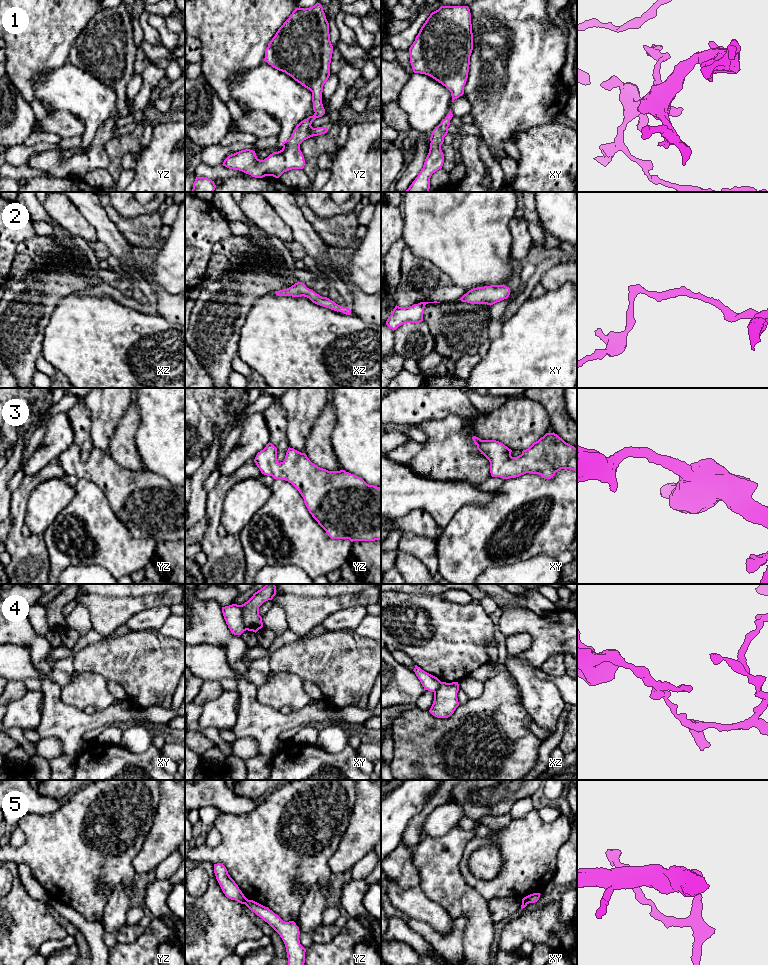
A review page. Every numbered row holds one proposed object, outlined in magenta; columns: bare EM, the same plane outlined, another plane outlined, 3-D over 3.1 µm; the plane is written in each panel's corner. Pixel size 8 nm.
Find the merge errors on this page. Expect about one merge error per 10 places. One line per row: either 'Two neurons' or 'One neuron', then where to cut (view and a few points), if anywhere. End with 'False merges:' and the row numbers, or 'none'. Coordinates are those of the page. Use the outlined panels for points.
1: One neuron. No split
2: One neuron. No split
3: One neuron. No split
4: Two neurons. Split along xy (239, 605), (242, 611), (242, 621), (246, 629)
5: Two neurons. Split along yz (247, 899), (243, 903)
False merges: 4, 5

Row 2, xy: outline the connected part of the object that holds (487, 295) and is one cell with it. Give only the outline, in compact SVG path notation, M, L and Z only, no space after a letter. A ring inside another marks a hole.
M504 284L477 287L469 290L458 300L471 304L487 304L491 306L501 300L507 299L510 292L510 288Z

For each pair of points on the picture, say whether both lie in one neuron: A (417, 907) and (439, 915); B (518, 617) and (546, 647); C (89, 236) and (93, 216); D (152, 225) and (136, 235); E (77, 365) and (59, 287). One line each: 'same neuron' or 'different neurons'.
A: same neuron
B: same neuron
C: different neurons
D: same neuron
E: different neurons

